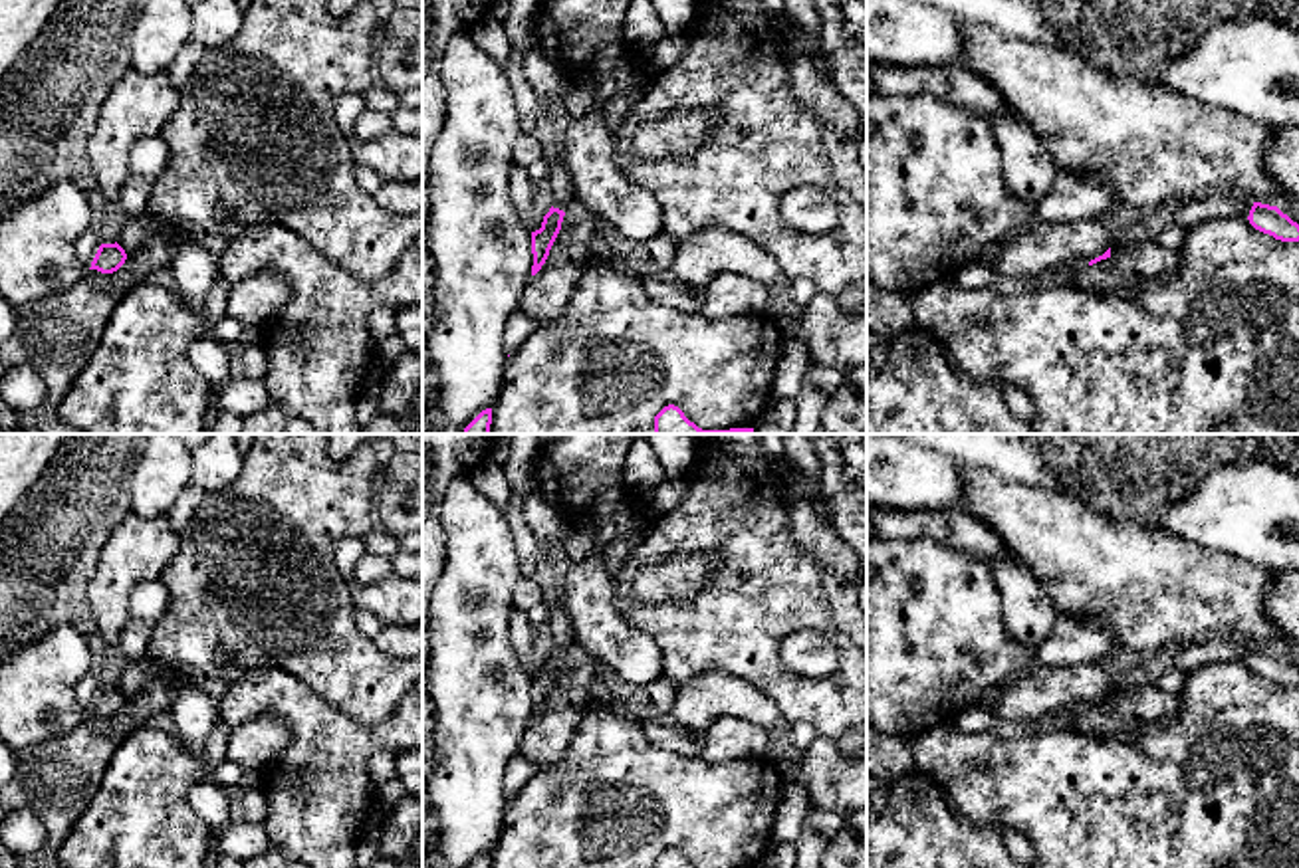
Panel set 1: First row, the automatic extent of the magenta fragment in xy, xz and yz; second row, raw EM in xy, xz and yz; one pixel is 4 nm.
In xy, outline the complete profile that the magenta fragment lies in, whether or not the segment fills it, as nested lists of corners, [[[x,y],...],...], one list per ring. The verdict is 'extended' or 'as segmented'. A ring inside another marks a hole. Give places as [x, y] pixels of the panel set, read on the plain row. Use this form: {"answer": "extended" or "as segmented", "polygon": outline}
{"answer": "as segmented", "polygon": [[[101,688],[89,713],[97,713],[101,717],[117,715],[127,704],[125,694],[115,688]]]}

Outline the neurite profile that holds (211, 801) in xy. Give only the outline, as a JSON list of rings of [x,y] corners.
[[[206,779],[190,787],[188,805],[214,832],[218,832],[232,822],[236,795],[238,791],[224,789]]]

